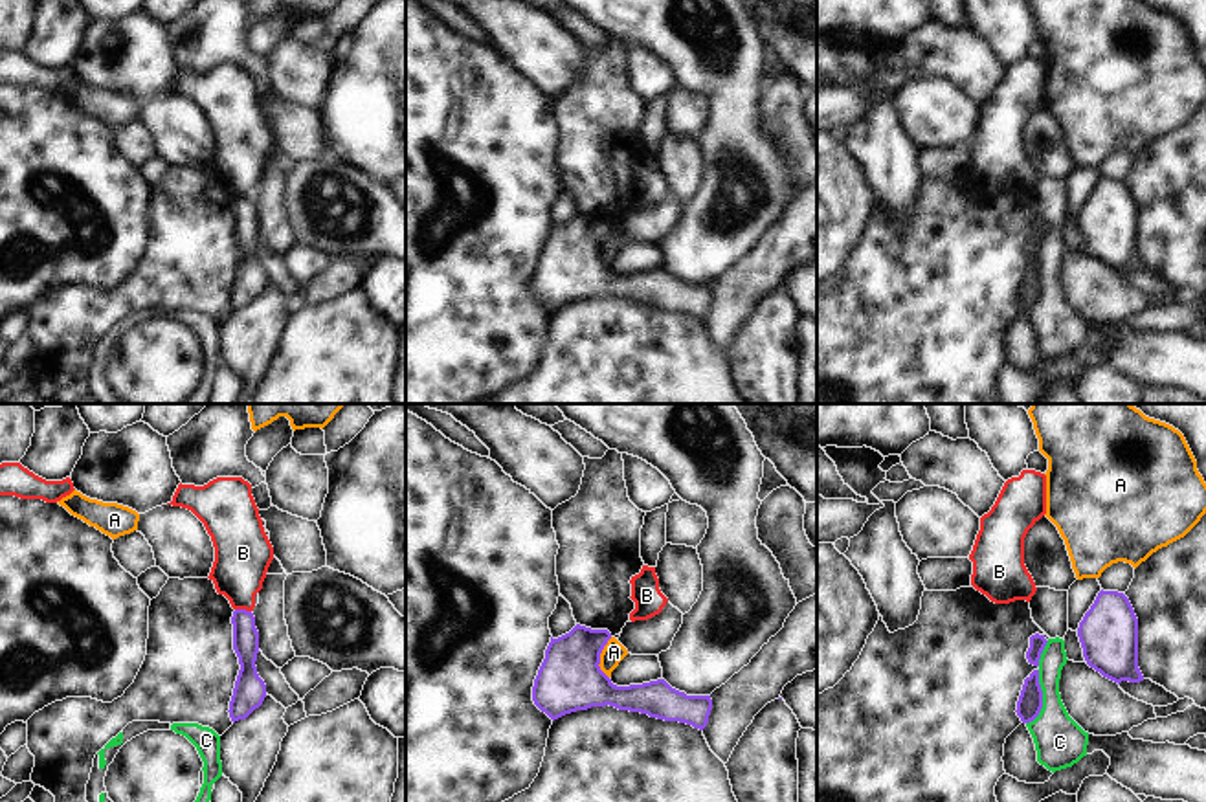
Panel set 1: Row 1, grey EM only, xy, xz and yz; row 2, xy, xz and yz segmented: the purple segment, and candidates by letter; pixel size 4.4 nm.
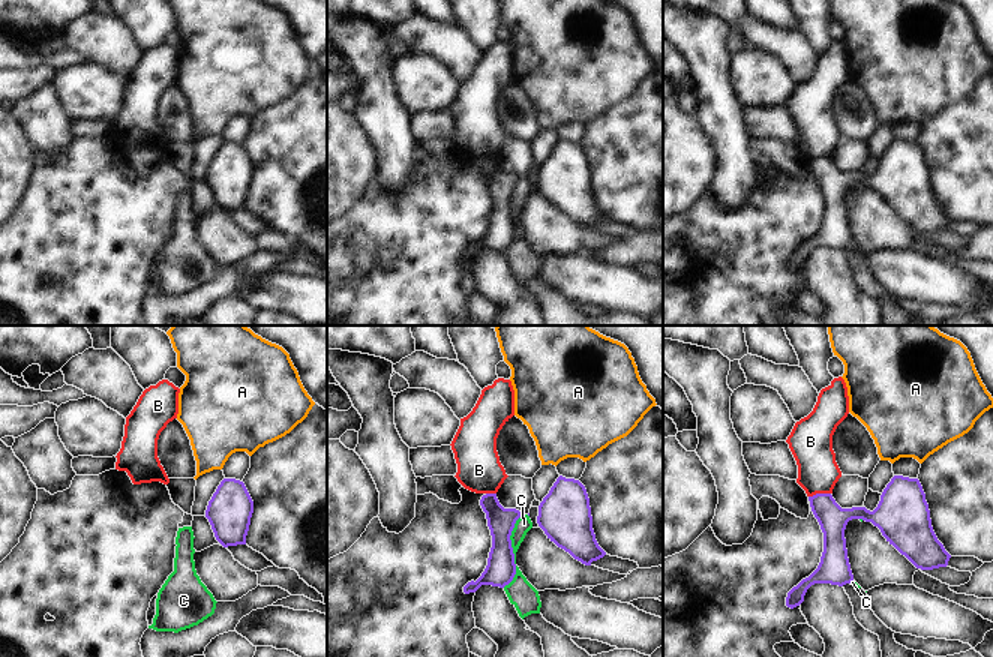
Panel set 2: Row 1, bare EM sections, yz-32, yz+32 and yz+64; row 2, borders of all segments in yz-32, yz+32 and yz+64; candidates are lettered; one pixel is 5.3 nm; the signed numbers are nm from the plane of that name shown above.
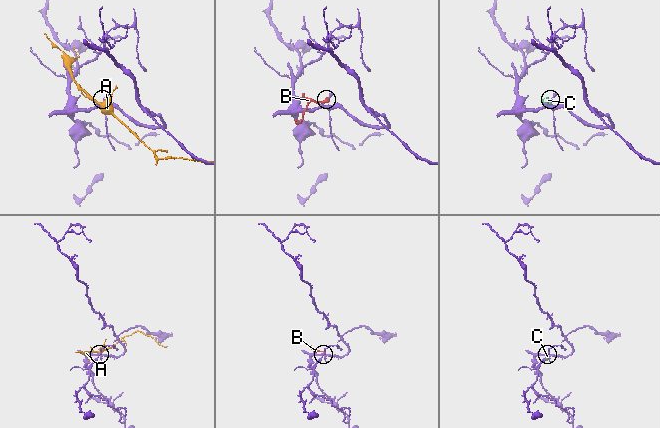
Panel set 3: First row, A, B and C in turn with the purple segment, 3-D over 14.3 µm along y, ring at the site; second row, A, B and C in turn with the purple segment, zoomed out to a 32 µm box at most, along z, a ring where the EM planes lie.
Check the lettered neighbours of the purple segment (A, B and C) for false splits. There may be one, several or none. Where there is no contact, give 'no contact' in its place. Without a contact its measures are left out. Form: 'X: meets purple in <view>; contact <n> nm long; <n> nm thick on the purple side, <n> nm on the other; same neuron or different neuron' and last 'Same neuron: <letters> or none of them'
A: meets purple in xz; contact 180 nm long; 280 nm thick on the purple side, 100 nm on the other; different neuron
B: meets purple in xy; contact 70 nm long; 110 nm thick on the purple side, 260 nm on the other; different neuron
C: meets purple in yz; contact 240 nm long; 110 nm thick on the purple side, 220 nm on the other; different neuron
Same neuron: none of them

